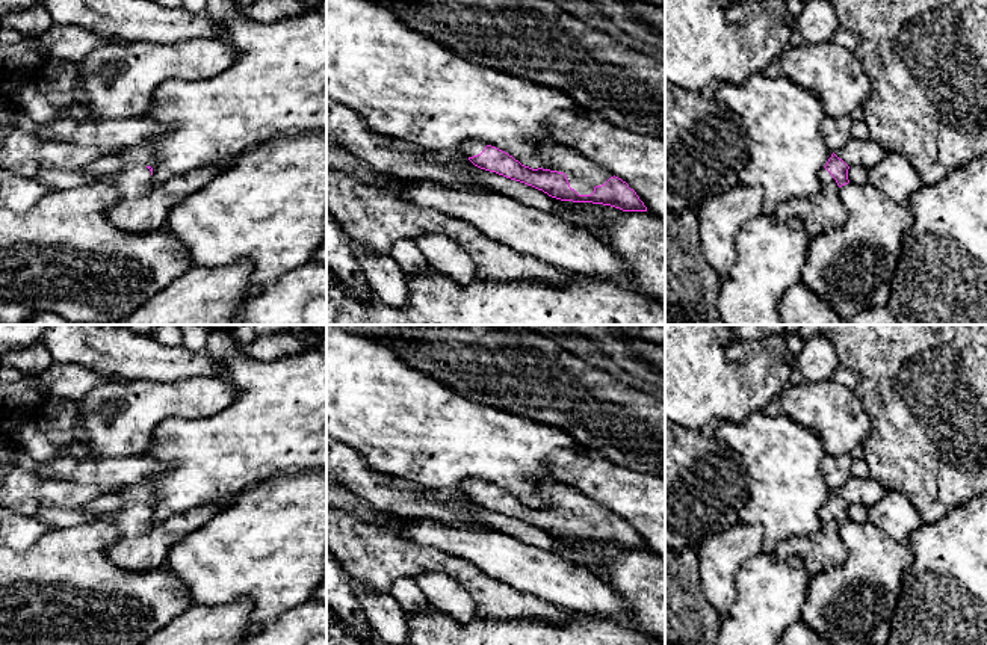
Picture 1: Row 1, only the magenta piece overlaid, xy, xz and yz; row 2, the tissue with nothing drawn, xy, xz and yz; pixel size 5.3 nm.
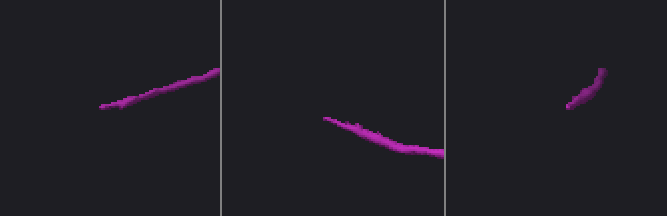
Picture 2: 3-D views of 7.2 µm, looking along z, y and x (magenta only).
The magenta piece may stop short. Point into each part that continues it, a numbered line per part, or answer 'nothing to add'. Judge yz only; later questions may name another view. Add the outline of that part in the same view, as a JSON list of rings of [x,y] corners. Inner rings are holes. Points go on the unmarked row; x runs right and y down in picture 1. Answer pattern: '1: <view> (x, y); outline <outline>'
1: yz (824, 550); outline [[[824,506],[819,511],[821,527],[809,536],[789,538],[775,550],[775,557],[784,560],[800,556],[810,576],[843,565],[846,548],[839,533],[839,524]]]

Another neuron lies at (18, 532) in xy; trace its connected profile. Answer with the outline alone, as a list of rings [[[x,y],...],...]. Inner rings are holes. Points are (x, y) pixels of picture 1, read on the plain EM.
[[[0,505],[0,547],[23,553],[51,529],[39,523],[33,515],[26,515]]]

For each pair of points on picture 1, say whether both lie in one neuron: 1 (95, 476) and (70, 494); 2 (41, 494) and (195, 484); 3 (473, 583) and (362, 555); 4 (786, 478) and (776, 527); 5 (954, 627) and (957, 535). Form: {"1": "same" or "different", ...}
{"1": "different", "2": "different", "3": "same", "4": "same", "5": "same"}

